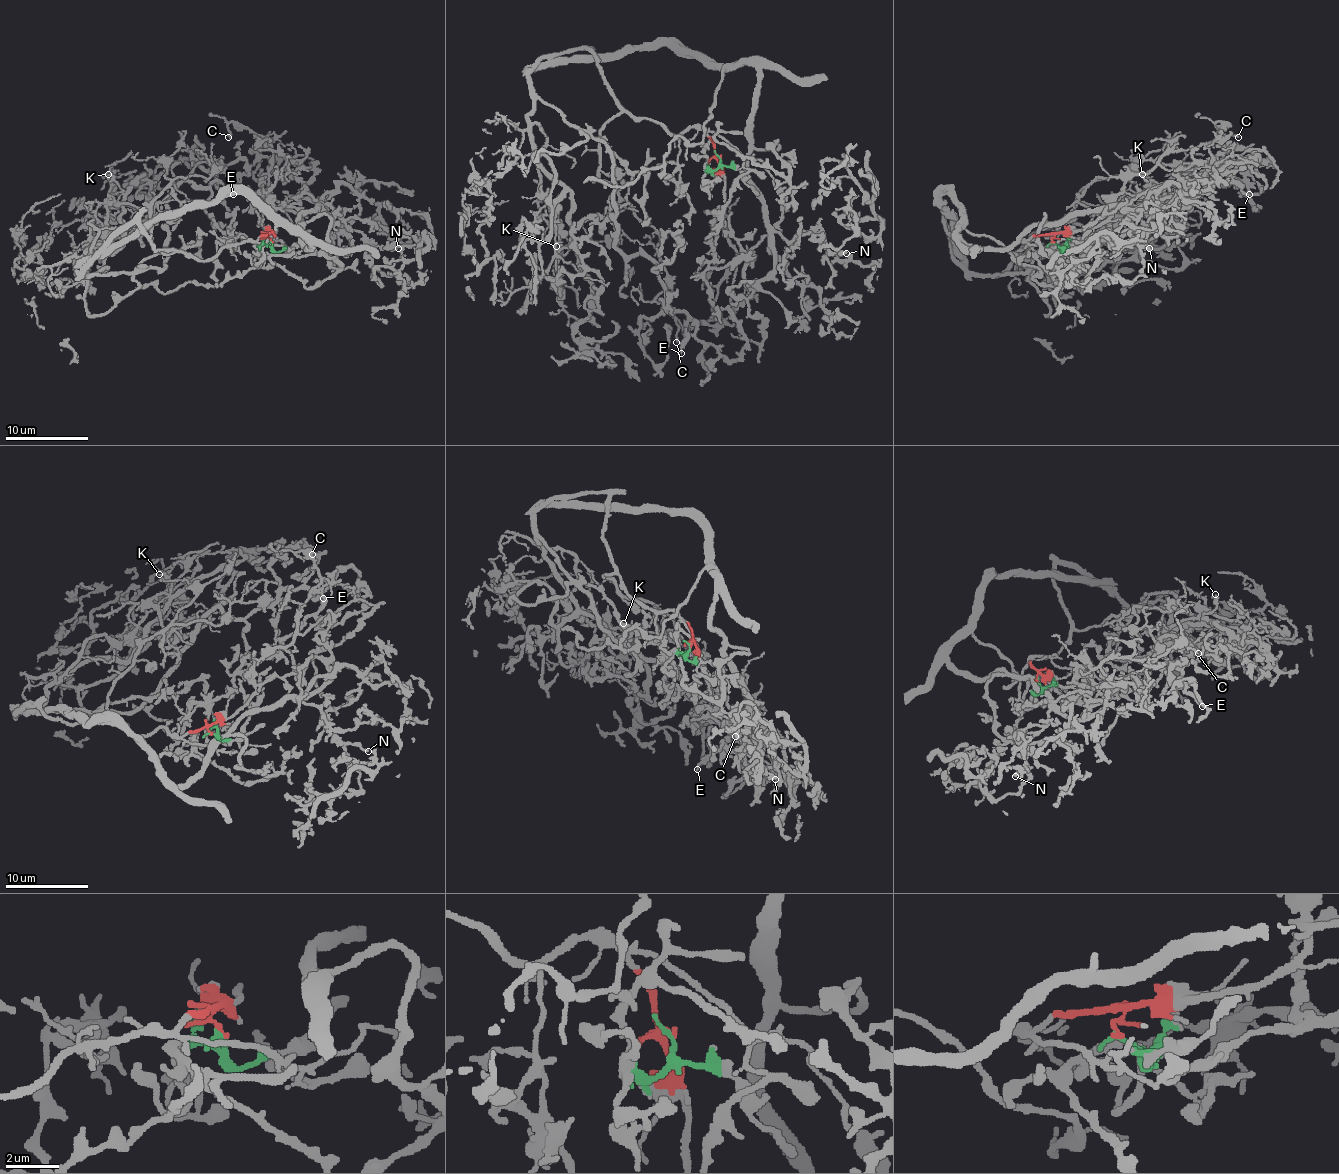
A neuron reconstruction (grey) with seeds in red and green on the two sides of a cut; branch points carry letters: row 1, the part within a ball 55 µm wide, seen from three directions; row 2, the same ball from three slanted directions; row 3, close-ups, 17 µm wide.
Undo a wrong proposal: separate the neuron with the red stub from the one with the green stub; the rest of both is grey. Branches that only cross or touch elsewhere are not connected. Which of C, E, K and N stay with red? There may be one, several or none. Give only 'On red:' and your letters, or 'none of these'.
On red: C, K

